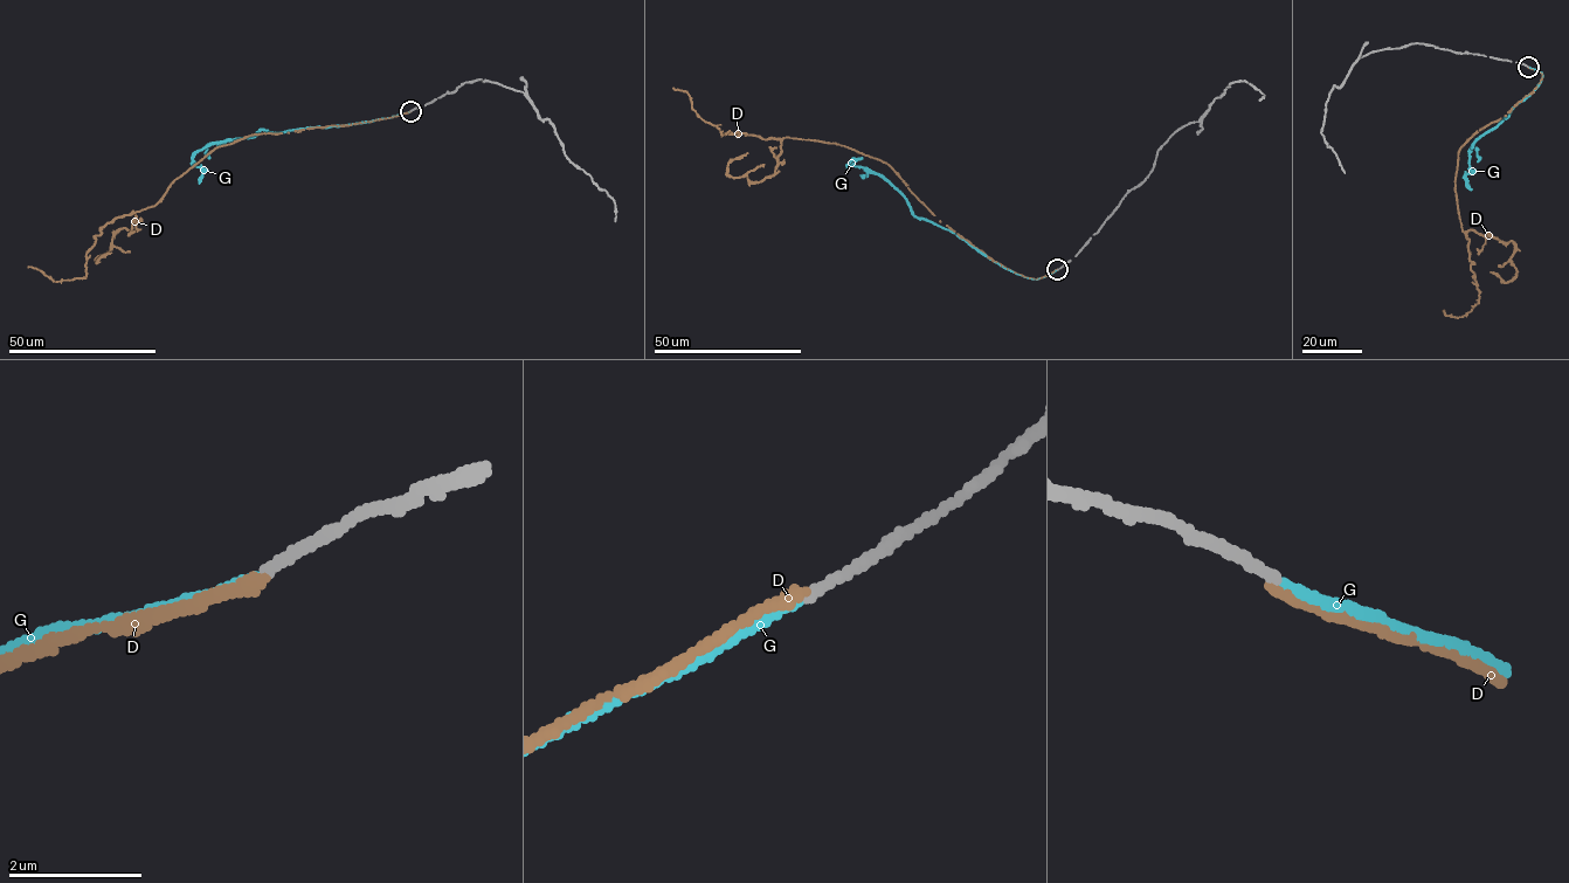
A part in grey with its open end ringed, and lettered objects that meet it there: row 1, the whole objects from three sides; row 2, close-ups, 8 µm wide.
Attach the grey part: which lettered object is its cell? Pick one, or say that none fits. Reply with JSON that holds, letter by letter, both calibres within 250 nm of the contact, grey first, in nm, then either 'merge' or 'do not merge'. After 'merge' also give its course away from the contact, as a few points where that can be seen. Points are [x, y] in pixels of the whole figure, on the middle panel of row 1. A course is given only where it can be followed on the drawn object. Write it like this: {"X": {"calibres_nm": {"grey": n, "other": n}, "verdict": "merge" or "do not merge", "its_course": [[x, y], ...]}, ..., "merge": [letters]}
{"D": {"calibres_nm": {"grey": 170, "other": 160}, "verdict": "do not merge"}, "G": {"calibres_nm": {"grey": 170, "other": 150}, "verdict": "merge", "its_course": [[1057, 269], [1036, 280], [1003, 268], [948, 229], [916, 216], [889, 181], [850, 165], [856, 159], [850, 161]]}, "merge": ["G"]}

